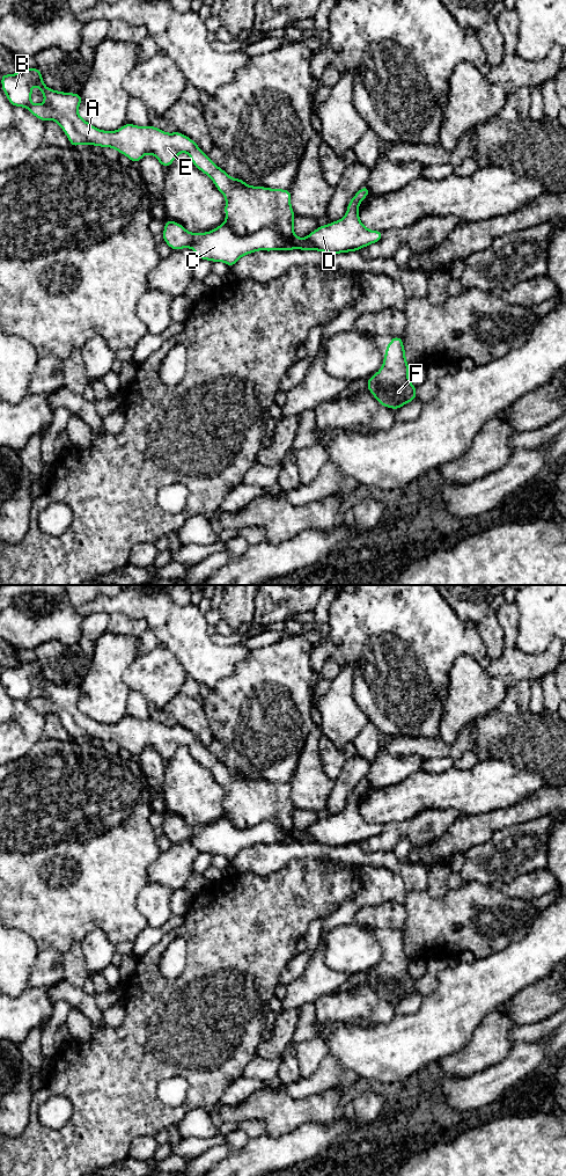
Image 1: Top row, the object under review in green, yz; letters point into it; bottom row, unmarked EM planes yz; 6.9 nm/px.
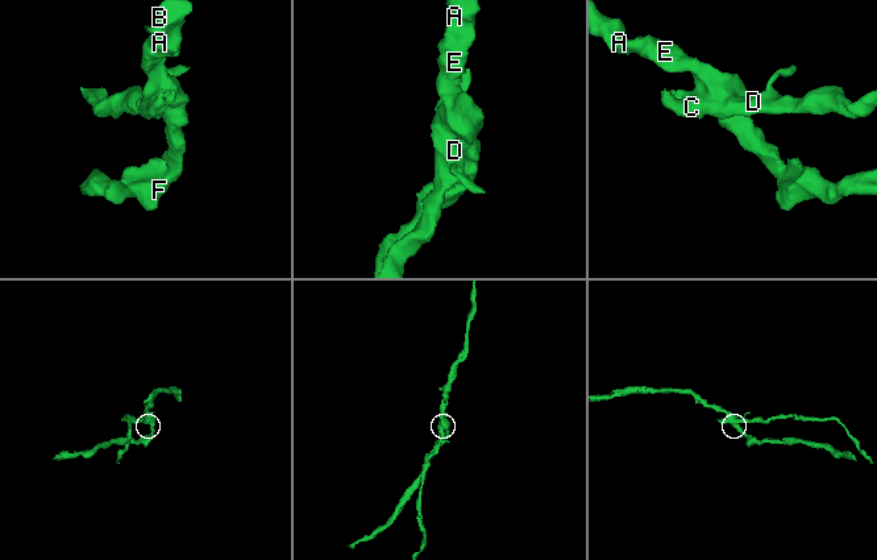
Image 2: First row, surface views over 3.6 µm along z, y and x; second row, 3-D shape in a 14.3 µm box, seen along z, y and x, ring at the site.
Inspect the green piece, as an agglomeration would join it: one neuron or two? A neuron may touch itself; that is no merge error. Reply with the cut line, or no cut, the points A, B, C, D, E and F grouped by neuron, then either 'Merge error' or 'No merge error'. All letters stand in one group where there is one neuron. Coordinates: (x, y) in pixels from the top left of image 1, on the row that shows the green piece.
Split along yz (226, 221), (239, 234), (272, 228), (287, 239), (293, 235). Groups: A B E F / C D. Merge error

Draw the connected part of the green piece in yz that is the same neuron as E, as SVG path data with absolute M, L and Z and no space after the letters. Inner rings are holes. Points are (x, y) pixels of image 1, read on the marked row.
M22 67L16 74L1 73L1 86L13 107L23 107L28 109L42 122L49 119L57 122L67 136L72 147L76 147L81 144L89 146L97 145L103 148L112 147L120 154L126 155L132 162L139 162L145 154L149 153L153 154L164 168L170 167L179 153L186 152L192 163L201 173L210 176L216 189L225 196L226 222L236 234L251 235L264 228L271 228L287 240L294 235L293 221L296 216L291 206L292 192L289 190L252 187L248 185L242 178L231 178L185 134L178 131L167 133L150 124L140 127L131 123L126 123L117 131L100 130L79 116L78 109L82 102L80 93L64 93L47 88L38 67ZM32 83L35 83L44 95L45 101L42 104L32 104L30 101Z

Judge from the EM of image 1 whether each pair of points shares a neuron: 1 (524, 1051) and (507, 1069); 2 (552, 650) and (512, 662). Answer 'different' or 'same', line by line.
1: same
2: same

